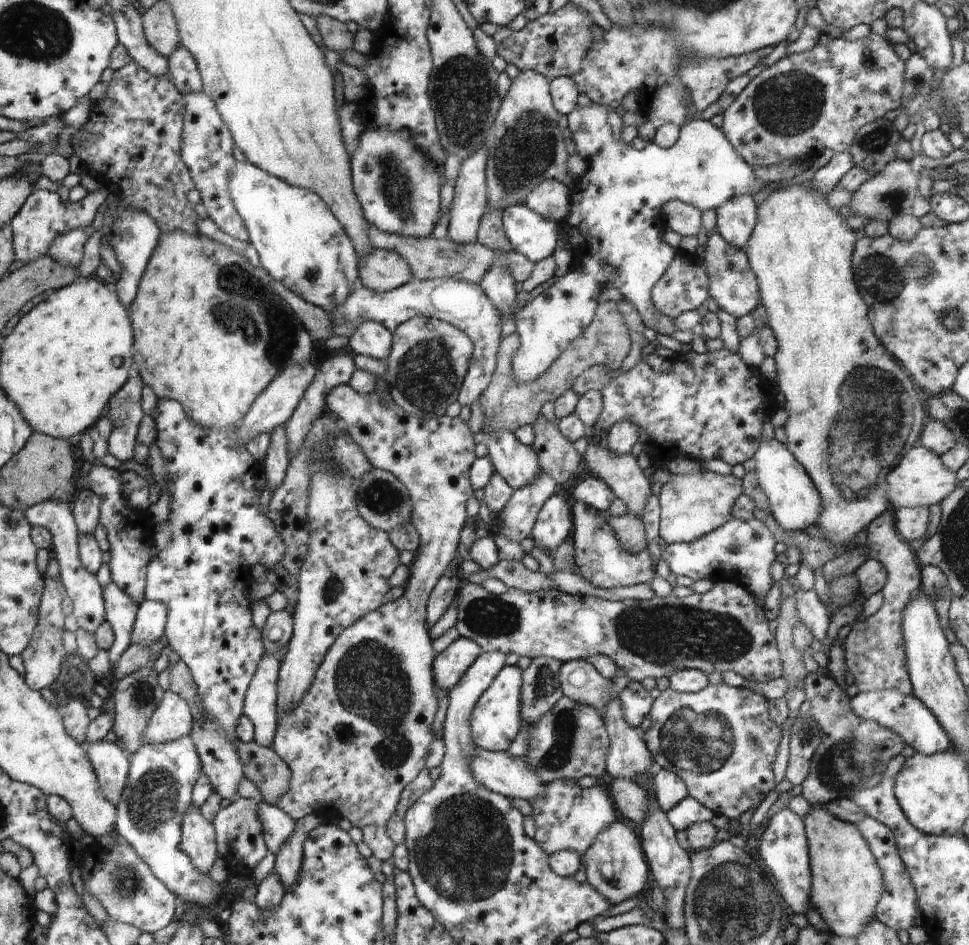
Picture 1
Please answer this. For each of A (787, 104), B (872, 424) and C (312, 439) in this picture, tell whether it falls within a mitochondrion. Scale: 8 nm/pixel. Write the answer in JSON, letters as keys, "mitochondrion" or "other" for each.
{"A":"mitochondrion","B":"mitochondrion","C":"mitochondrion"}

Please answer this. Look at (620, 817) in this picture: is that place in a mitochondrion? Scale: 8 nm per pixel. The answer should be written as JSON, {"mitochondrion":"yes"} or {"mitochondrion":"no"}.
{"mitochondrion":"no"}

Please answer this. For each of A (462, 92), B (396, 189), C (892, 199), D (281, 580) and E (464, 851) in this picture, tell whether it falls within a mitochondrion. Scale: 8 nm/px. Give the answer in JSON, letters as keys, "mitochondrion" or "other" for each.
{"A":"mitochondrion","B":"mitochondrion","C":"mitochondrion","D":"other","E":"mitochondrion"}

